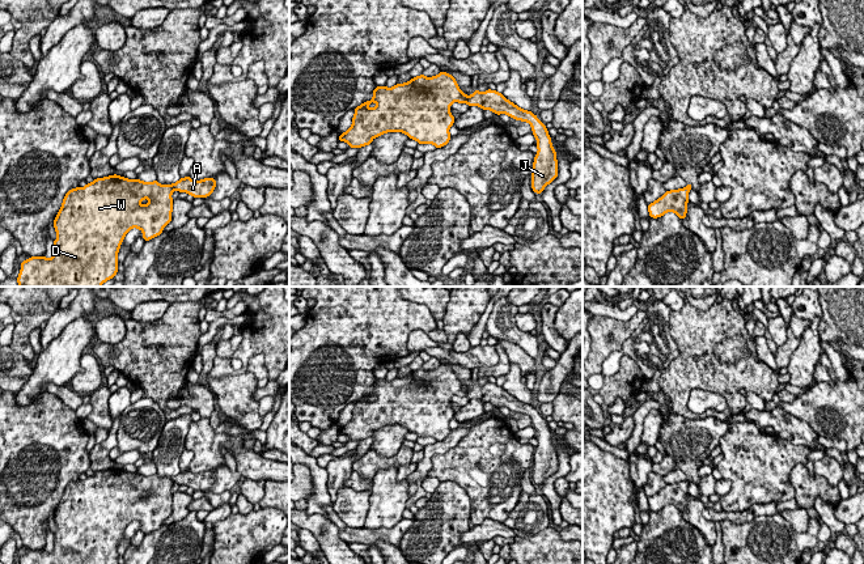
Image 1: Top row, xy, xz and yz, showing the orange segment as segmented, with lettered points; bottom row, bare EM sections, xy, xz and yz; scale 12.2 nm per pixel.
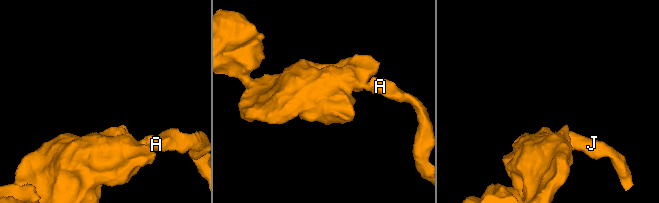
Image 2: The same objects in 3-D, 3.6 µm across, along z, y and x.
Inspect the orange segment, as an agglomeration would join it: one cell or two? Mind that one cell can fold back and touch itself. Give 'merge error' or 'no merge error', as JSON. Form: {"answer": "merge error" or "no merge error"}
{"answer": "merge error"}

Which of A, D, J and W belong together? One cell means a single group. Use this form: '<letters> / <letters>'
A J / D W

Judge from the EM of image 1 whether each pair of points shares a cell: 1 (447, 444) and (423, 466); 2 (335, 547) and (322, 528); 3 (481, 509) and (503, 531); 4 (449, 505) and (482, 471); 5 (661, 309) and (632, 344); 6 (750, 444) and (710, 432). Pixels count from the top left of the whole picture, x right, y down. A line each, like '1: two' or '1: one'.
1: one
2: one
3: two
4: two
5: one
6: two

